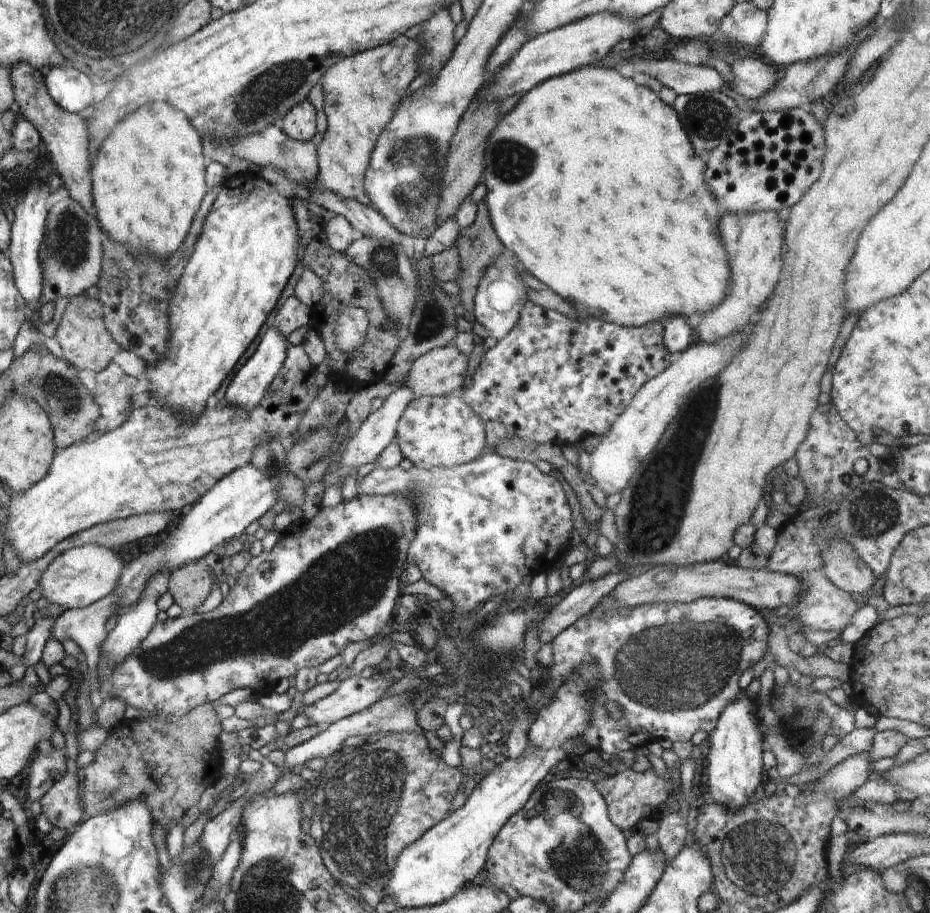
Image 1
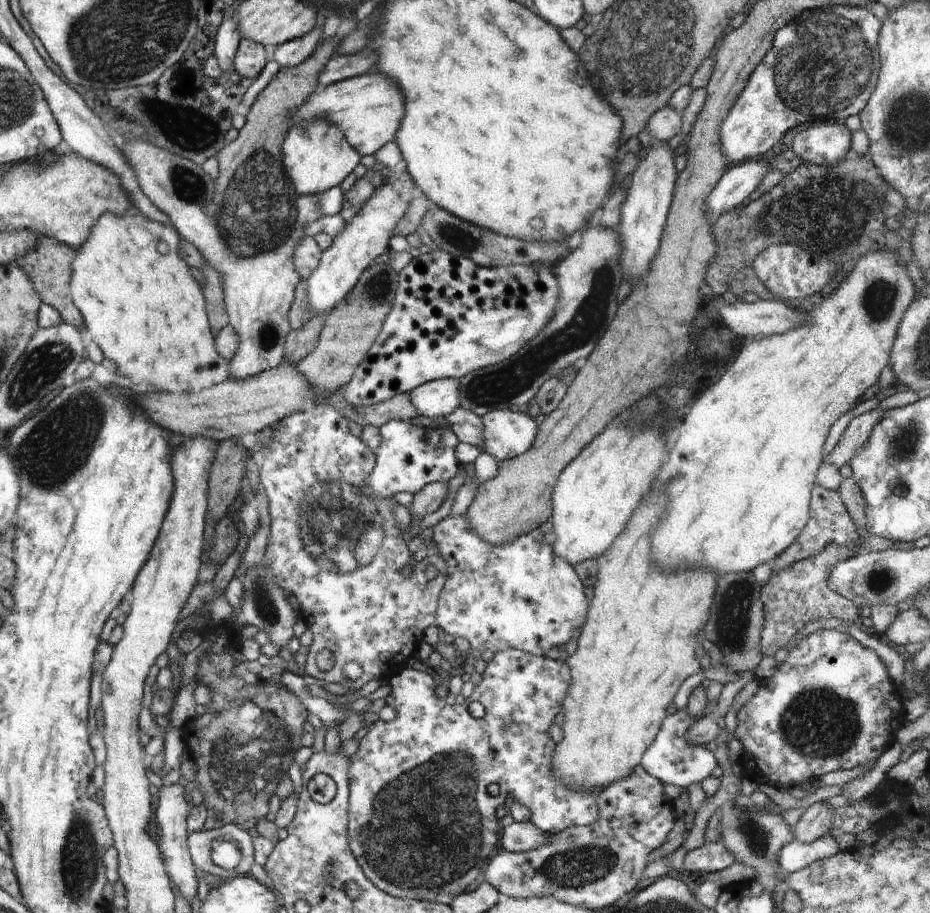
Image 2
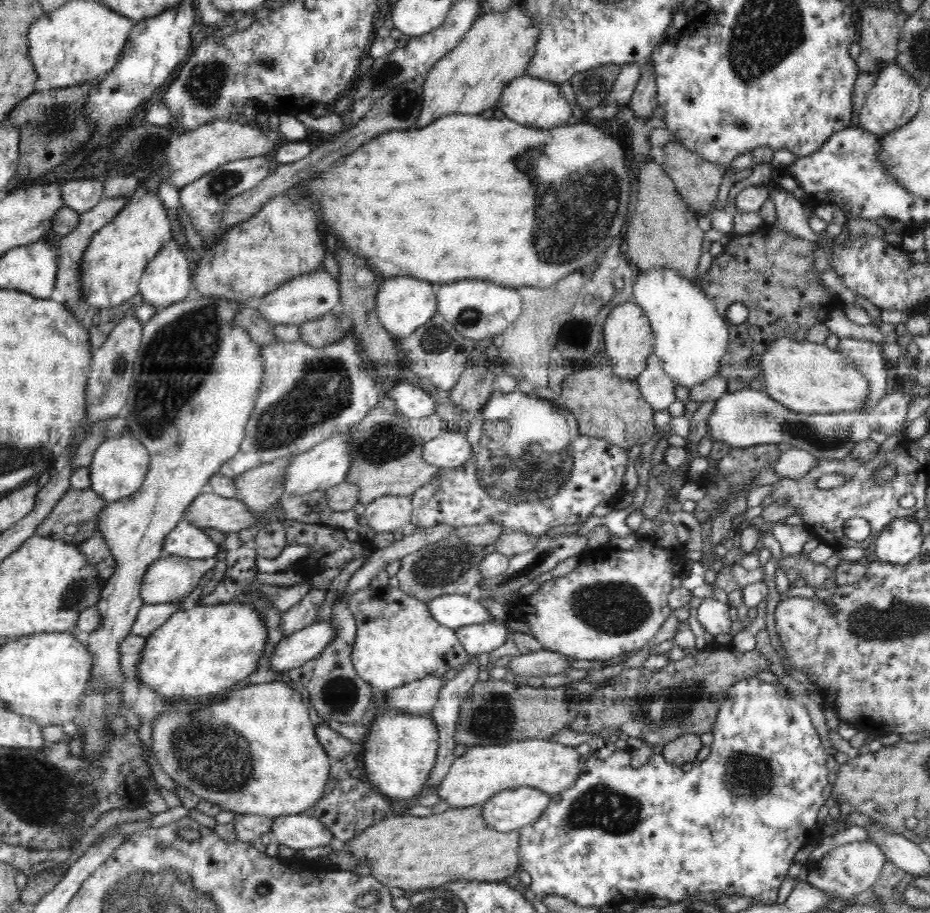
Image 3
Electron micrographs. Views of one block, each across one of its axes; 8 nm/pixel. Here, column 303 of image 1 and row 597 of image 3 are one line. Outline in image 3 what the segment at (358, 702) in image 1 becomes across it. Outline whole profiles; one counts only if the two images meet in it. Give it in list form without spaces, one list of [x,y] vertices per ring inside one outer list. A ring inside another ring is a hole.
[[[706,598],[698,607],[698,622],[704,630],[716,638],[719,634],[728,634],[732,628],[729,605],[718,598]]]

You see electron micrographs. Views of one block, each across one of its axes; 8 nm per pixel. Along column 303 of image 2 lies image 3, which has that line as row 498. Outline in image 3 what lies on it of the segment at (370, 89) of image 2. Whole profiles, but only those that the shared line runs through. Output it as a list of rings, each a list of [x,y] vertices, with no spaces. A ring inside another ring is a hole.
[[[127,430],[119,438],[109,438],[100,443],[94,453],[90,469],[90,489],[111,503],[135,493],[144,482],[150,466],[146,447]]]

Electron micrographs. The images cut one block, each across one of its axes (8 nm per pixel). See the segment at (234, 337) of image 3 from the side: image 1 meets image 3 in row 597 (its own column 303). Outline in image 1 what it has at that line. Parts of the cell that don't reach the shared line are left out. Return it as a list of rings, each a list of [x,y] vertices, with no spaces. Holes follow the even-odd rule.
[[[308,98],[290,108],[282,118],[282,132],[297,141],[311,141],[317,132],[317,111]]]

